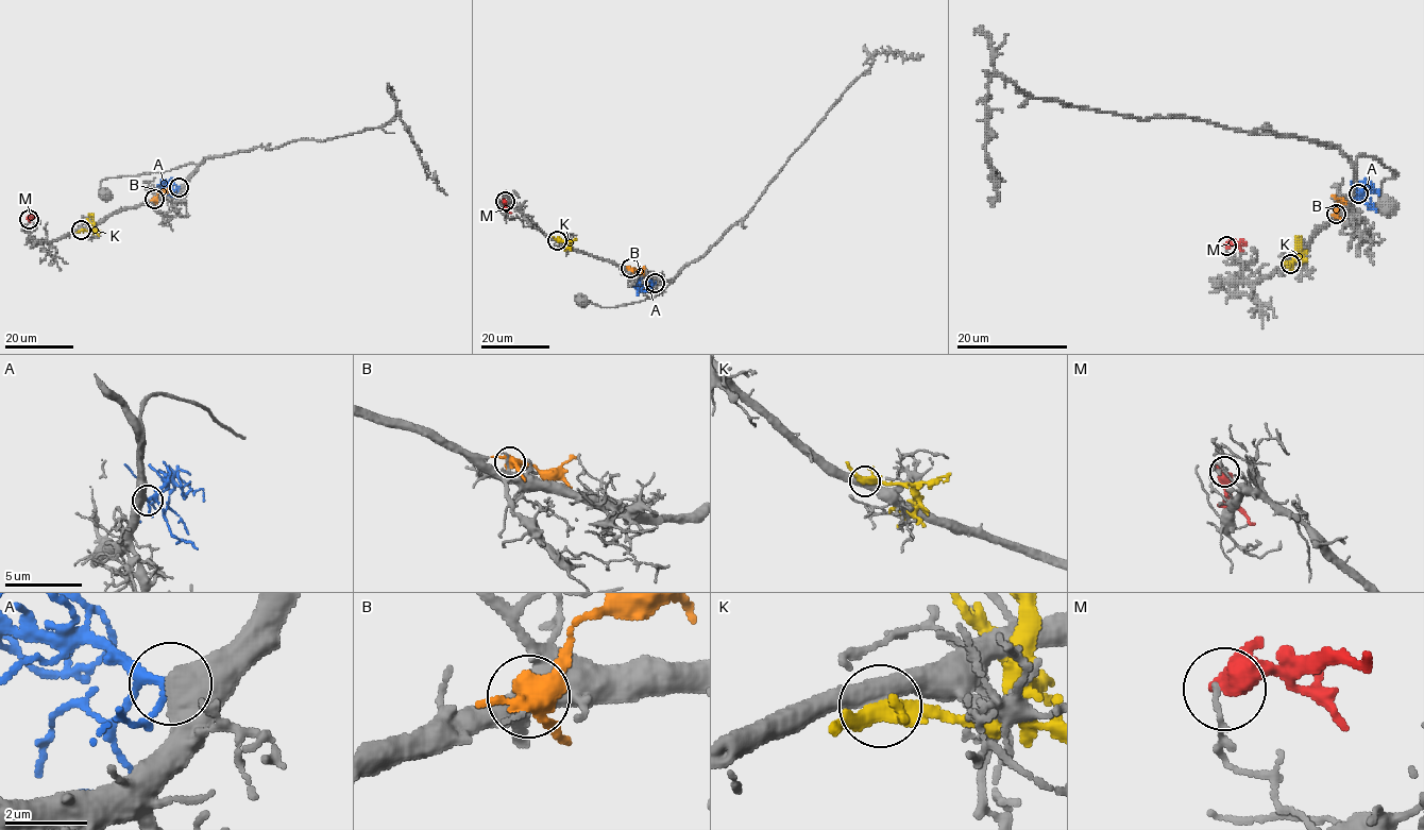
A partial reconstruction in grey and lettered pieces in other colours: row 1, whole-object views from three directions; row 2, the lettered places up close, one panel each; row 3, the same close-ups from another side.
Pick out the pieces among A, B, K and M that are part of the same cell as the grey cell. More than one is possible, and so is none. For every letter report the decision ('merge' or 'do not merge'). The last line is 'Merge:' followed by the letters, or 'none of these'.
A: merge
B: do not merge
K: do not merge
M: do not merge
Merge: A

